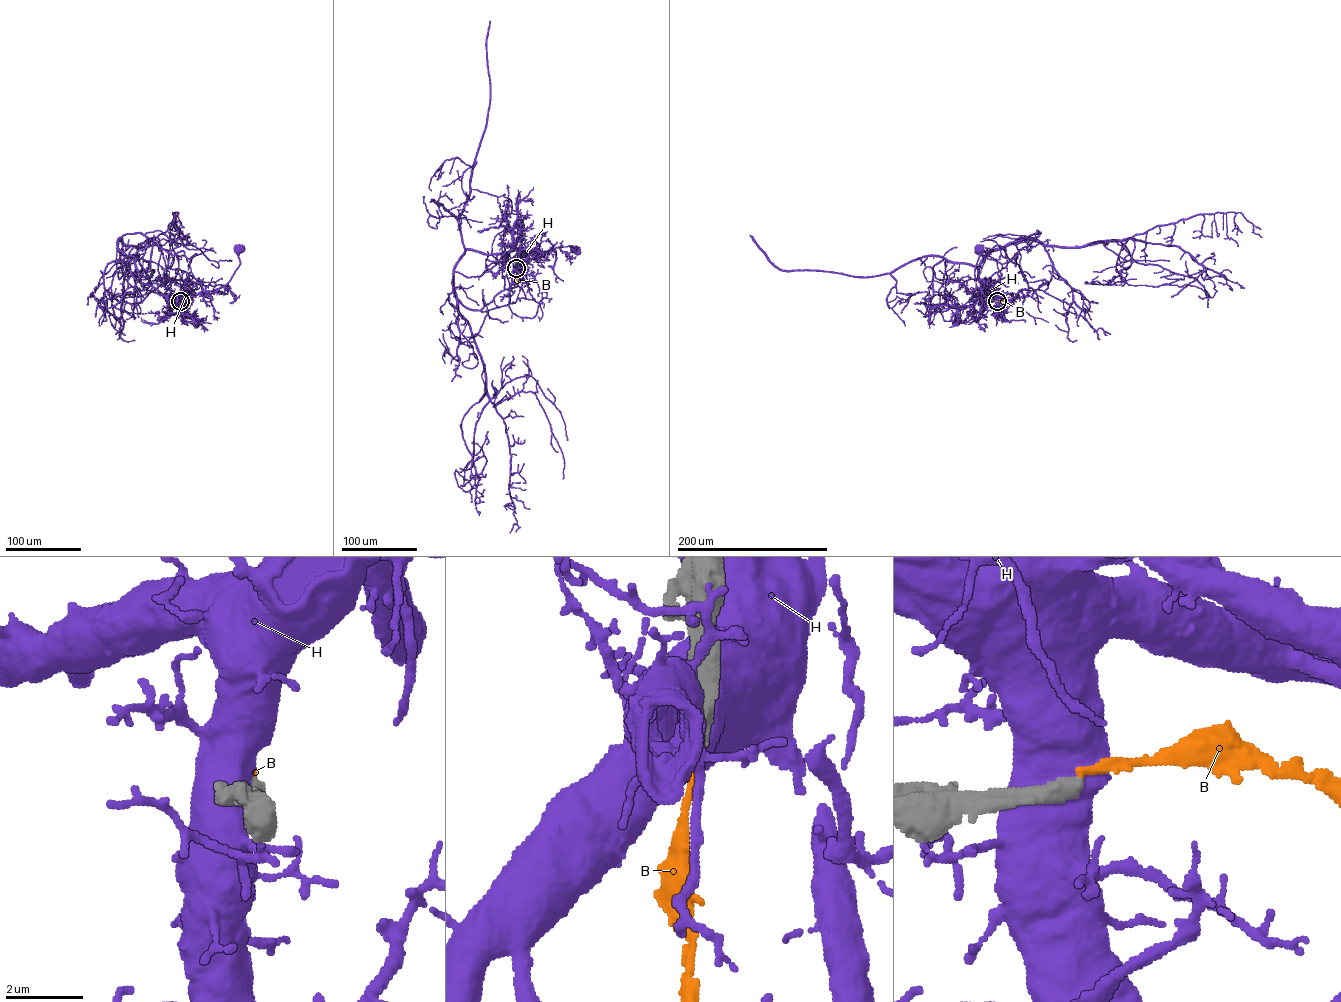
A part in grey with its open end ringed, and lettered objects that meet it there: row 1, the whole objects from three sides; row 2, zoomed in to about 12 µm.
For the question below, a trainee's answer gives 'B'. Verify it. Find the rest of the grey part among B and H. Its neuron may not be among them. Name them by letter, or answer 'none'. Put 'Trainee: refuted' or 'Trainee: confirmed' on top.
Trainee: refuted
none

